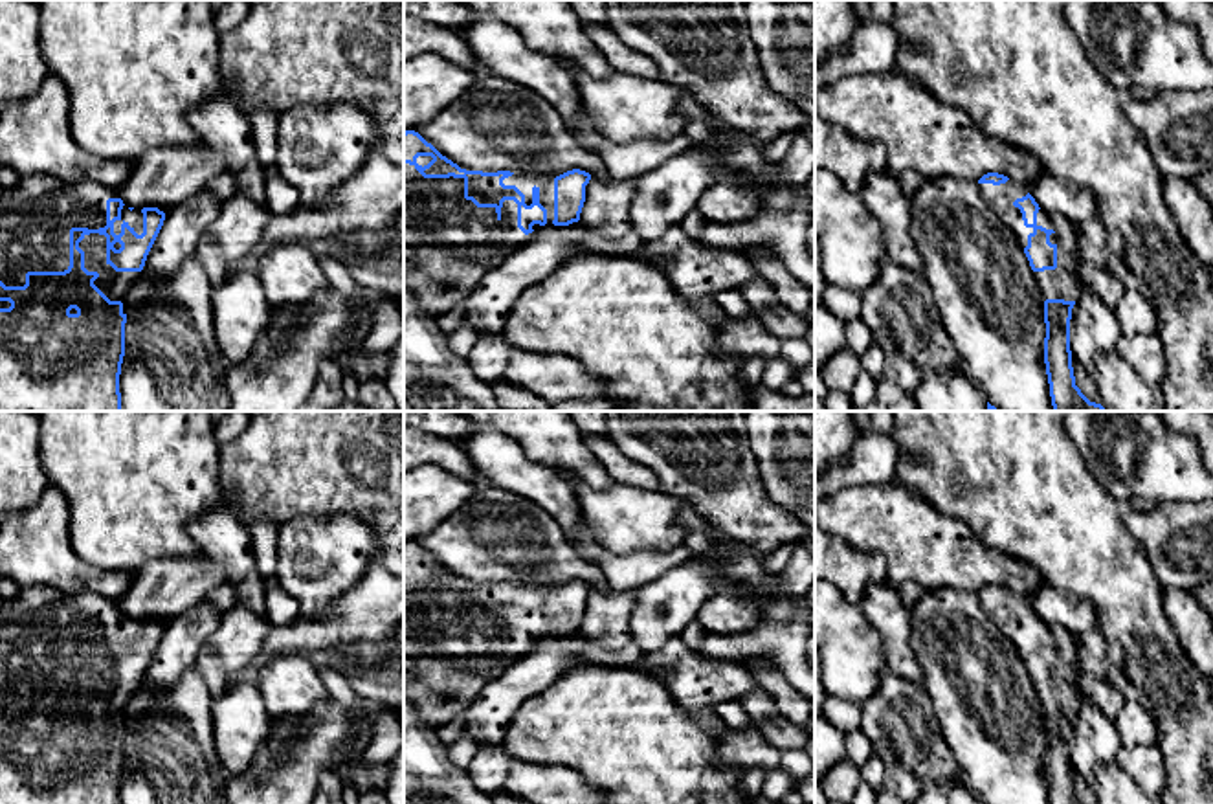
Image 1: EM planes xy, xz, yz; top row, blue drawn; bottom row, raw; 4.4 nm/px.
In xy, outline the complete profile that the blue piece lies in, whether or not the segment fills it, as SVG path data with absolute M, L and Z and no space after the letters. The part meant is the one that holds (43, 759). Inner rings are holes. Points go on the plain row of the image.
M90 591L62 597L42 609L26 606L20 597L0 604L0 804L119 804L127 705L139 688L163 631L165 624L158 619L127 619L116 600Z

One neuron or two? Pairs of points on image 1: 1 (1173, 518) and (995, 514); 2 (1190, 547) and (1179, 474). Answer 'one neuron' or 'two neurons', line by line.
1: two neurons
2: two neurons

